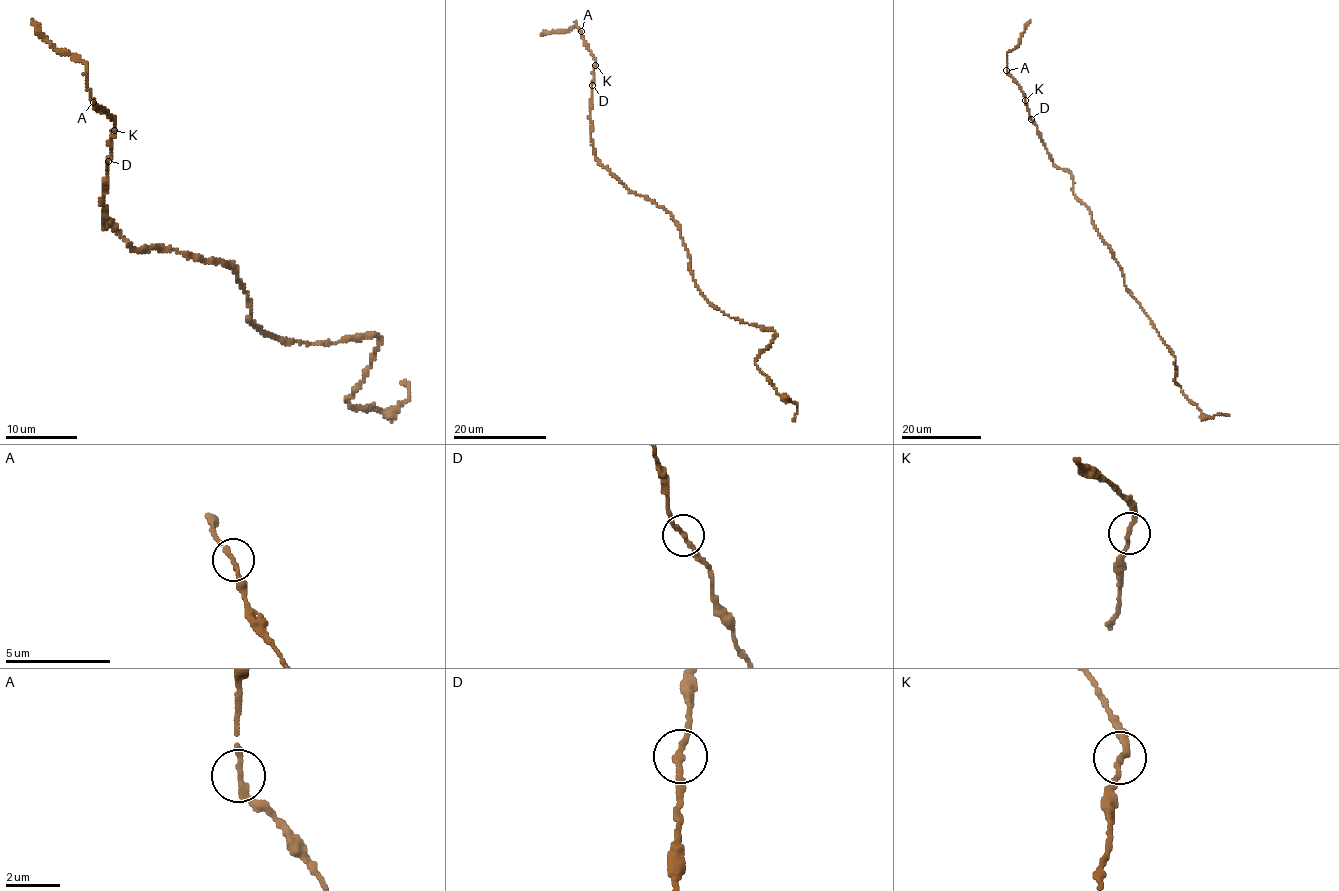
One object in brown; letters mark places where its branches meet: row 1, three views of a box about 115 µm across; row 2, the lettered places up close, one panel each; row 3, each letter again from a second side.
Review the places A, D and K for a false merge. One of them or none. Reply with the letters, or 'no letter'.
no letter

